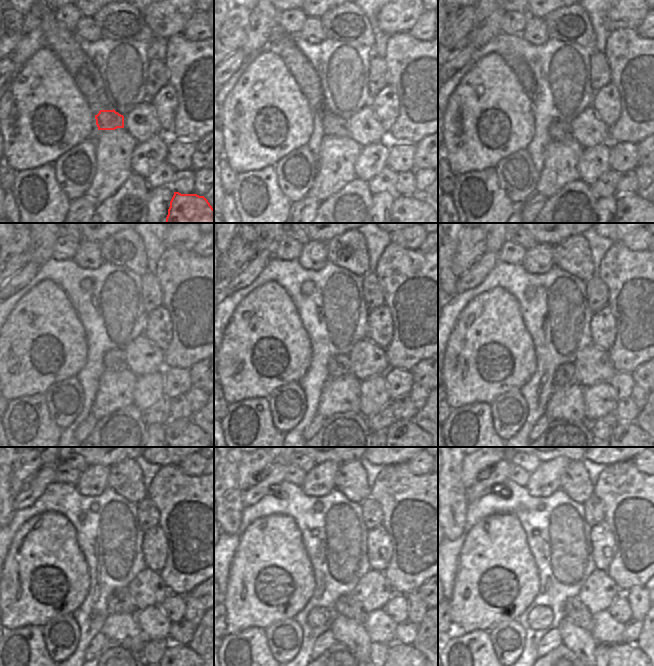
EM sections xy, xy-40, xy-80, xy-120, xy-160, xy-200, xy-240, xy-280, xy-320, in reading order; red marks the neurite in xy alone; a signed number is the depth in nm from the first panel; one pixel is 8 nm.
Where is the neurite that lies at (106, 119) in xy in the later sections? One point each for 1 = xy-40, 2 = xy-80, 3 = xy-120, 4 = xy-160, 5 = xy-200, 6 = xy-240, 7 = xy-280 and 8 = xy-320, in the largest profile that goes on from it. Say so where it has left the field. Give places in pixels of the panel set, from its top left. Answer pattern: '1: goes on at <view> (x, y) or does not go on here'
1: goes on at xy-40 (334, 125)
2: goes on at xy-80 (560, 130)
3: goes on at xy-120 (114, 359)
4: goes on at xy-160 (340, 364)
5: goes on at xy-200 (566, 374)
6: goes on at xy-240 (120, 601)
7: goes on at xy-280 (347, 605)
8: goes on at xy-320 (574, 610)

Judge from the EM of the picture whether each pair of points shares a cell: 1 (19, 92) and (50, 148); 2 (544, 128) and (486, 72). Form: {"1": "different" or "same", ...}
{"1": "same", "2": "different"}

